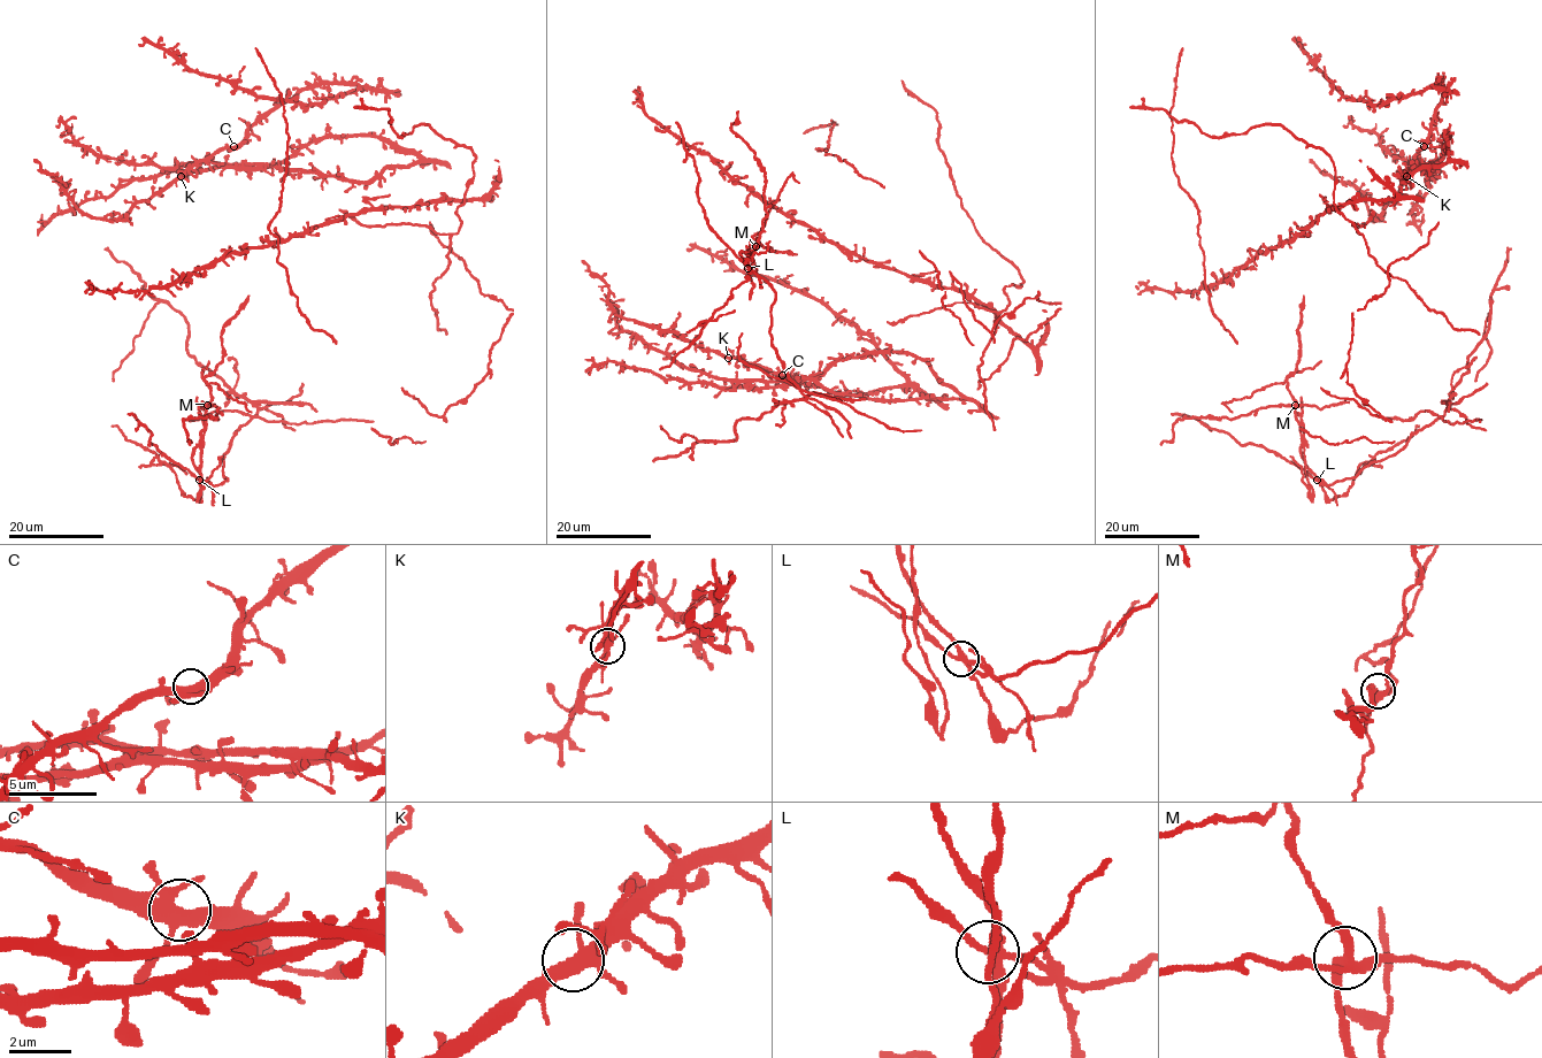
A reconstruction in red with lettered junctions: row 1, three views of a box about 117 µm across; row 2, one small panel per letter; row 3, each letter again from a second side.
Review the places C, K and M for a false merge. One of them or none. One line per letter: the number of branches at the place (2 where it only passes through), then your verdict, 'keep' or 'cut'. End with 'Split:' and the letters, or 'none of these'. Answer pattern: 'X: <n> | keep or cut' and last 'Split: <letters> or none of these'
C: 4 | keep
K: 4 | keep
M: 4 | cut
Split: M

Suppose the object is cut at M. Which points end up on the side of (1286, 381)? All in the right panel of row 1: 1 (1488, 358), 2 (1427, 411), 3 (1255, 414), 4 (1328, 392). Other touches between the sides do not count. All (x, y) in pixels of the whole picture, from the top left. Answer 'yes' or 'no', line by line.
1: yes
2: no
3: no
4: no

